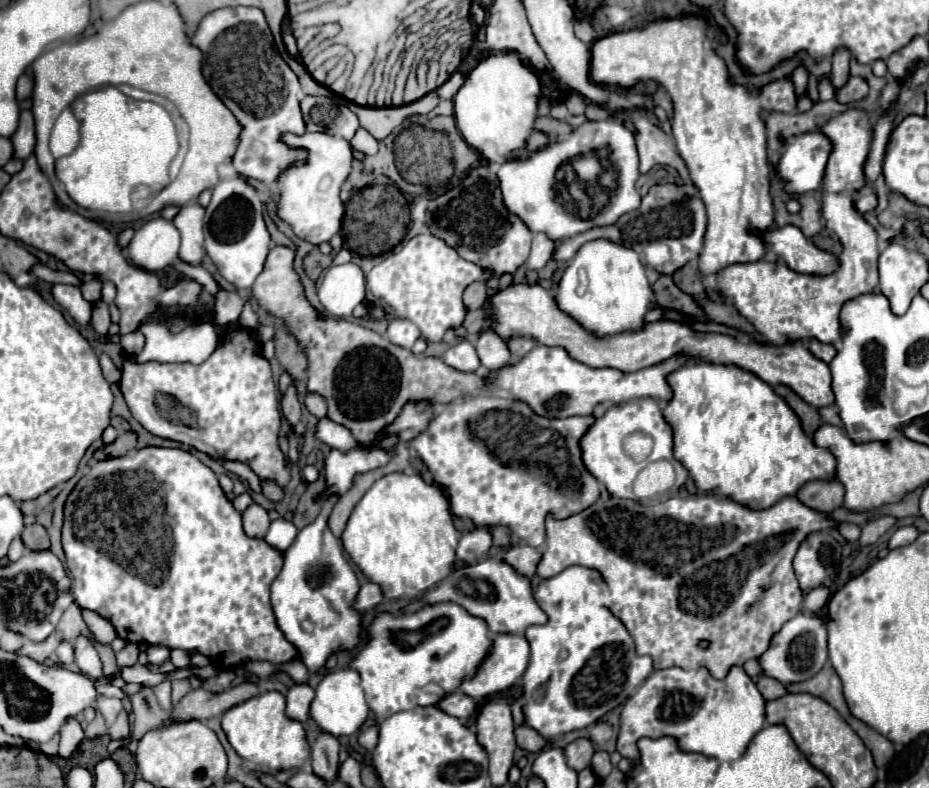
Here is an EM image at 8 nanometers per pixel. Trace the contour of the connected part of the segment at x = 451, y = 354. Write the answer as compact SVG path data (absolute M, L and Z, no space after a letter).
M464 340L464 342L458 342L456 346L452 346L444 358L442 358L448 366L460 370L460 372L476 372L480 368L478 364L478 354L474 350L474 346Z

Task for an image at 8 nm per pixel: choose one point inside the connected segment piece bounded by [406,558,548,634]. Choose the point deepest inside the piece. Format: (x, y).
(493, 590)

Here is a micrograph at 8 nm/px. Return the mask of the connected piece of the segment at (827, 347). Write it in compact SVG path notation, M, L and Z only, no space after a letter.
M810 340L810 352L824 362L830 362L836 356L836 348L832 344L822 344L818 340Z

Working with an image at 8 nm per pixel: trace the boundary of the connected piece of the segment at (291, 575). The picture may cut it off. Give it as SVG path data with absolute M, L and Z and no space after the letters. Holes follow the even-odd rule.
M336 494L328 496L324 500L324 504L322 504L320 516L310 526L306 526L304 530L300 530L296 542L284 552L284 568L278 574L278 578L274 580L272 590L270 590L272 608L274 608L274 614L276 614L278 626L284 632L284 636L298 648L300 660L306 664L306 668L310 672L318 672L320 668L324 668L324 662L328 660L328 656L332 652L338 652L342 648L354 648L360 642L360 632L362 632L360 614L352 608L354 596L358 594L360 584L358 584L356 574L352 572L350 564L344 560L342 542L330 532L330 528L326 524L328 522L328 516L330 516L330 512L332 512L332 508L334 508L336 502L338 502L338 496ZM304 622L310 622L312 628L306 630L304 628Z

